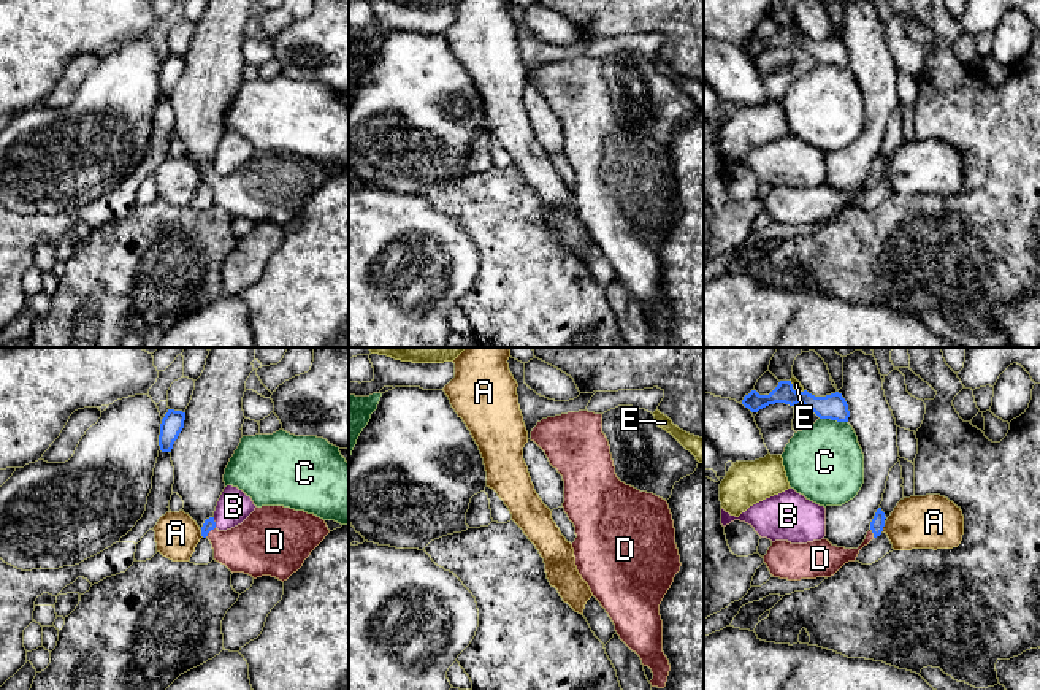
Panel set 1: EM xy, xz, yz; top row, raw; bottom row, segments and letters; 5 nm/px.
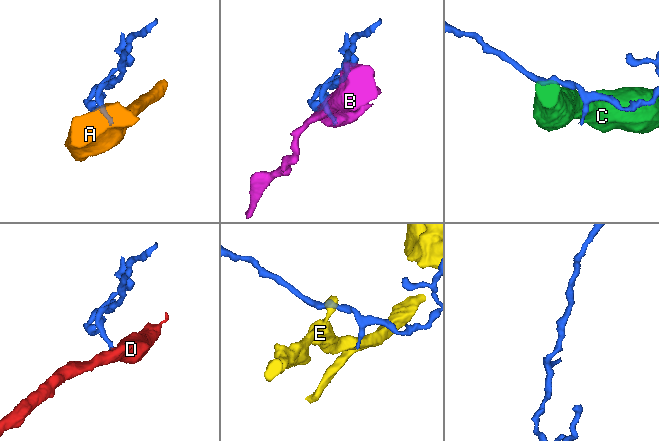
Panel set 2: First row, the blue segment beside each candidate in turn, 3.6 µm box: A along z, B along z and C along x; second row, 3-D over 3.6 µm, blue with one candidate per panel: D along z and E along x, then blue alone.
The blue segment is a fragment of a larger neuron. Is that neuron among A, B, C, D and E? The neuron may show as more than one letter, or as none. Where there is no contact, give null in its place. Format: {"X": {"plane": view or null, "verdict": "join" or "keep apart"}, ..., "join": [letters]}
{"A": {"plane": "xy", "verdict": "keep apart"}, "B": {"plane": "xy", "verdict": "keep apart"}, "C": {"plane": "yz", "verdict": "keep apart"}, "D": {"plane": "xy", "verdict": "join"}, "E": {"plane": "yz", "verdict": "keep apart"}, "join": ["D"]}

